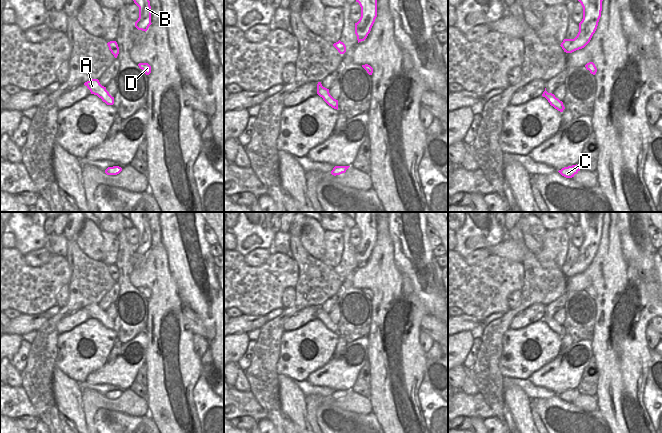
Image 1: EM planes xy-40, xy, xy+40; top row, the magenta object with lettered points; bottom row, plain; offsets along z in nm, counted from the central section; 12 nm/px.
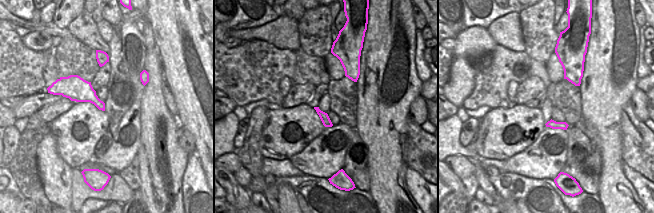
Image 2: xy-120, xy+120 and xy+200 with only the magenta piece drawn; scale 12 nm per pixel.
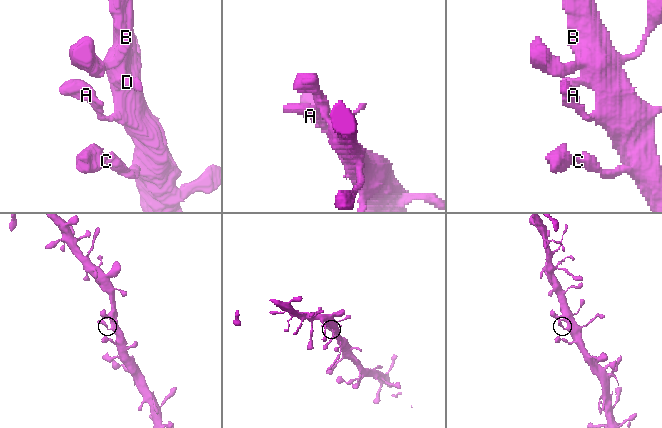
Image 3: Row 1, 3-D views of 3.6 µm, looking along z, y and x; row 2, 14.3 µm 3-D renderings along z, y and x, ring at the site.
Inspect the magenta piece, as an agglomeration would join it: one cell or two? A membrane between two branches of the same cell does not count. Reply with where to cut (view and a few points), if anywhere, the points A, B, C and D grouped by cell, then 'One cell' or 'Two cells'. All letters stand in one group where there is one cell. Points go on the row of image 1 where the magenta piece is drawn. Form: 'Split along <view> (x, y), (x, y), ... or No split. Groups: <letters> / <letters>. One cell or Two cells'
No split. Groups: A B C D. One cell.

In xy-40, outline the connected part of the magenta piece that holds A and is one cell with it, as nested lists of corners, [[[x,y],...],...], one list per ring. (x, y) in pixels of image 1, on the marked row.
[[[92,79],[84,83],[84,85],[90,90],[91,94],[97,95],[107,105],[114,104],[114,97],[112,97],[106,90],[106,87],[102,86],[98,79]]]

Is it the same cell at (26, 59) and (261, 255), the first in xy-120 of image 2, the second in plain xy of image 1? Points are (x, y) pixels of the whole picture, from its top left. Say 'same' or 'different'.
different

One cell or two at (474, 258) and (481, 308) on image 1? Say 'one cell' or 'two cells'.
two cells

